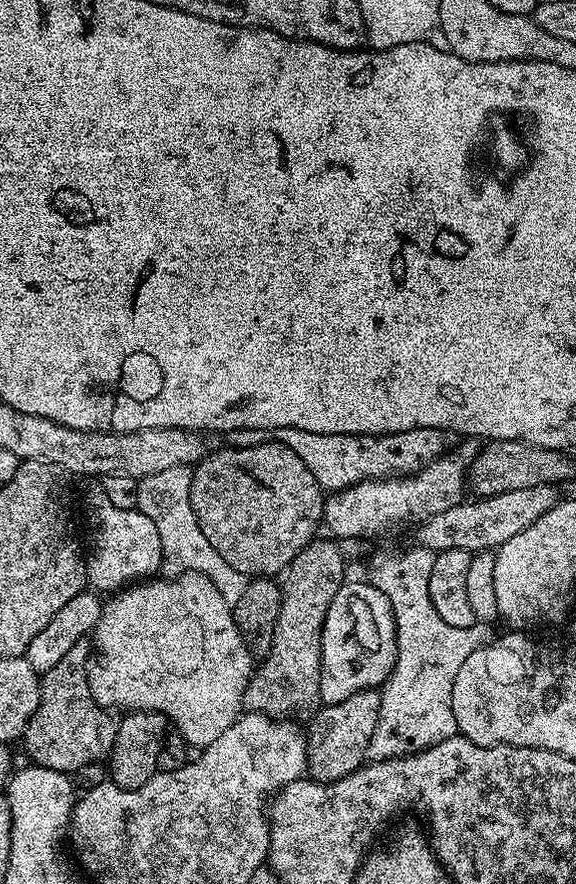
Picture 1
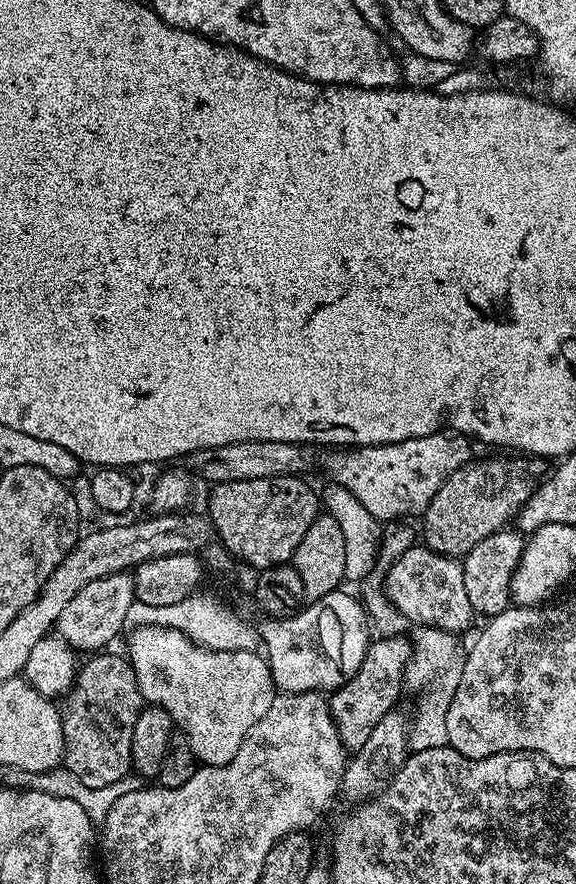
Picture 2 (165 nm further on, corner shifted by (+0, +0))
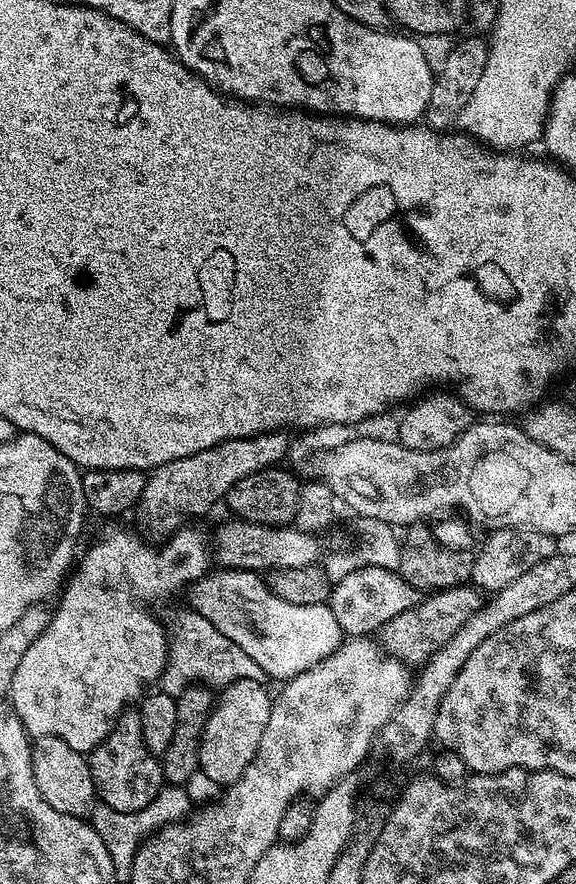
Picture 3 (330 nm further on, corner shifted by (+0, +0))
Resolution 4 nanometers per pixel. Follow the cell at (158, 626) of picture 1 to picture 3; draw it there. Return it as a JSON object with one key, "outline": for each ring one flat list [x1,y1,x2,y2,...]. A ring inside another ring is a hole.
{"outline":[[239,680,223,689,215,701,200,747,200,770,221,786,233,784,256,757,273,702,264,686,258,680]]}

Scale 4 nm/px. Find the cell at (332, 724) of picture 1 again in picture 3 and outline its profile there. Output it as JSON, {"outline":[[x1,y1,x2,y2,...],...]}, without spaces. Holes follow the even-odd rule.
{"outline":[[461,586,458,588,441,588,417,599,410,610,402,610,398,618,390,618,378,633,378,643,389,656,402,661,409,666,423,666,429,658,438,651,458,630,462,630,466,618,470,618,478,611,482,603,482,596,475,587]]}

